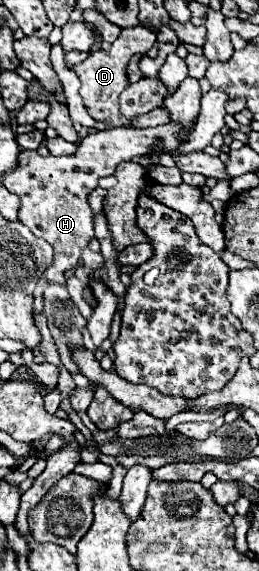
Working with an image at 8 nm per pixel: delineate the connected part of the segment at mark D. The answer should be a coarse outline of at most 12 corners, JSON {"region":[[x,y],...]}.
{"region":[[124,28],[110,50],[94,50],[70,66],[94,120],[130,126],[118,96],[128,86],[126,64],[148,52],[154,32]]}

